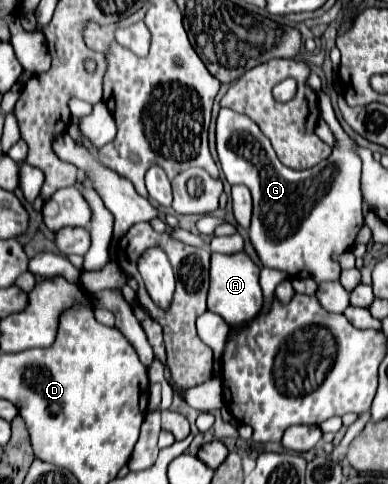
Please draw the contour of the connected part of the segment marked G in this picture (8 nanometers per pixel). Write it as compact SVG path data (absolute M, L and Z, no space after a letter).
M318 93L318 107L324 121L336 135L338 147L328 159L312 169L294 171L284 167L274 155L270 141L266 141L260 133L258 125L232 109L220 109L218 113L216 153L226 181L230 185L242 183L252 193L254 213L250 243L262 265L284 271L290 277L310 277L316 283L322 283L336 281L340 277L342 269L338 257L354 245L364 221L360 193L362 161L352 149L354 141L342 131L326 93Z

